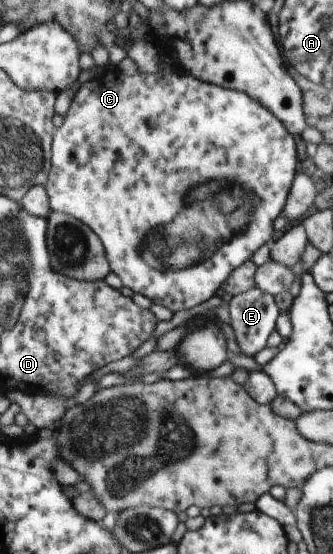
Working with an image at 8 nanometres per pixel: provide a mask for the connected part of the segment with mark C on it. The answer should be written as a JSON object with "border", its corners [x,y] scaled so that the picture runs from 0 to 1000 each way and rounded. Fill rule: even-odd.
{"border":[[[345,121],[330,128],[300,128],[288,139],[276,139],[273,146],[246,150],[216,173],[204,199],[189,208],[186,226],[168,231],[168,244],[156,247],[150,312],[129,336],[156,383],[198,384],[222,392],[294,426],[315,453],[327,489],[354,498],[363,514],[384,518],[402,531],[429,532],[456,547],[489,551],[520,567],[526,561],[601,551],[643,534],[643,525],[667,518],[673,505],[694,496],[694,491],[739,471],[787,439],[811,431],[817,399],[841,388],[859,368],[874,341],[871,330],[883,319],[883,301],[889,301],[889,276],[883,276],[883,255],[871,240],[853,233],[838,213],[817,211],[811,200],[793,197],[781,184],[757,182],[745,171],[613,150],[577,139],[574,134],[559,135],[532,128],[514,135],[411,130],[384,137],[369,135]],[[619,323],[697,323],[709,330],[673,334],[673,327],[631,327],[619,330],[619,338],[613,334],[589,338],[589,330],[607,330]],[[541,377],[553,377],[553,399],[529,403],[529,384],[541,384]]]}

